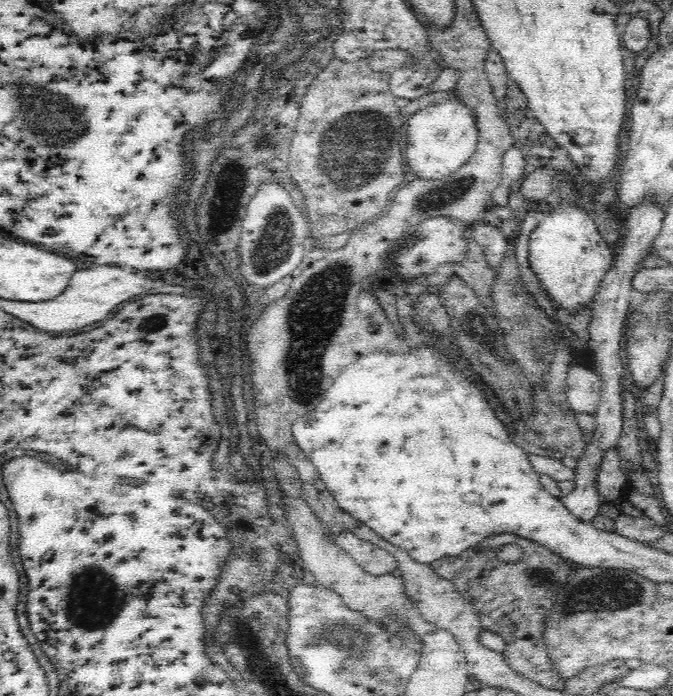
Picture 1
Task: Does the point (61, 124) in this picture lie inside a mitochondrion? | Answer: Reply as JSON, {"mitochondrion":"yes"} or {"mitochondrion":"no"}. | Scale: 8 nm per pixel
{"mitochondrion":"yes"}

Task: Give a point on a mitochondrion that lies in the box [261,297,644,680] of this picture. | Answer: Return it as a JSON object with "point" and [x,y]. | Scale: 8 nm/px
{"point":[543,580]}

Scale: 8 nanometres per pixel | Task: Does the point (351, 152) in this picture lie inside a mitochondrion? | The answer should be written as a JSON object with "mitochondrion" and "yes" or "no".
{"mitochondrion":"yes"}

